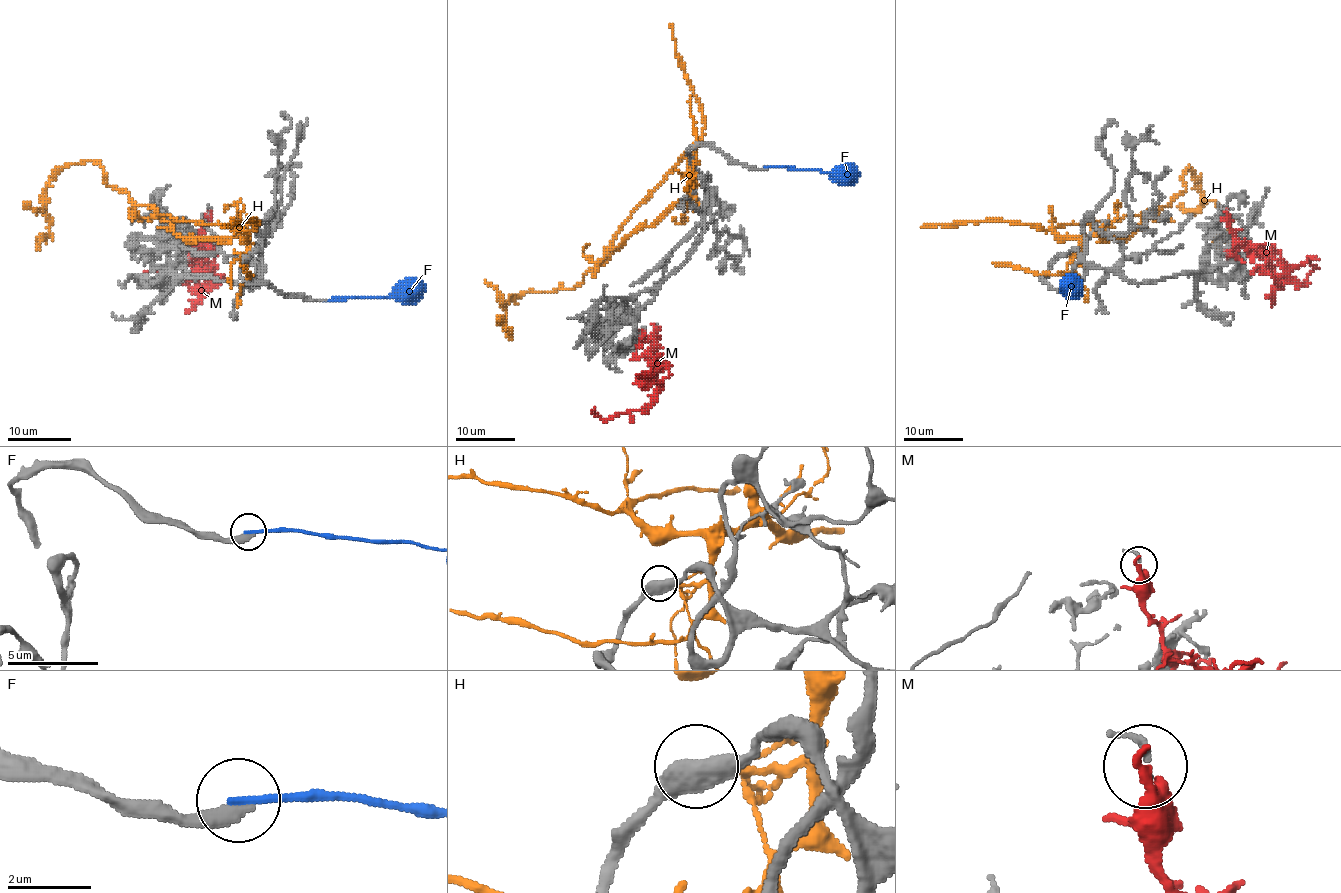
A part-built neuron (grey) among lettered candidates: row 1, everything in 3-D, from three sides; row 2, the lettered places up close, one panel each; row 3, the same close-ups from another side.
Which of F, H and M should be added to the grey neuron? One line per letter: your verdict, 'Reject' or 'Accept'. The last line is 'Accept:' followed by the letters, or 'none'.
F: Reject
H: Reject
M: Reject
Accept: none

